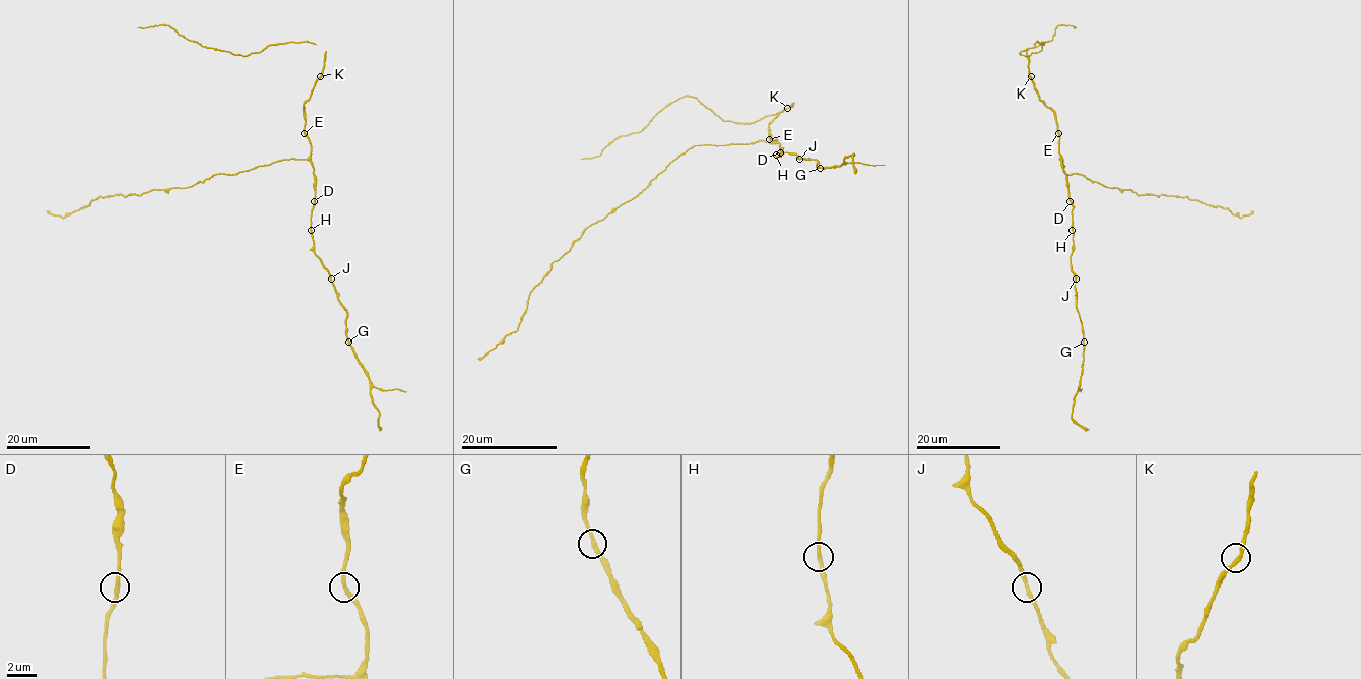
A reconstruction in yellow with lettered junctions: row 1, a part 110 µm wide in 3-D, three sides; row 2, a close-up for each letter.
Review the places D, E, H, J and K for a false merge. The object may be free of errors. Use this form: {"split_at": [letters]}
{"split_at": []}

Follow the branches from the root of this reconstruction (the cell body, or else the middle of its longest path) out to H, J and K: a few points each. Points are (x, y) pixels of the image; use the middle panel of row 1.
H: (771, 142), (780, 145), (781, 153), (776, 155)
J: (771, 142), (780, 145), (781, 153), (778, 156), (792, 152), (799, 159)
K: (771, 142), (776, 140), (769, 138), (768, 125), (787, 108)

